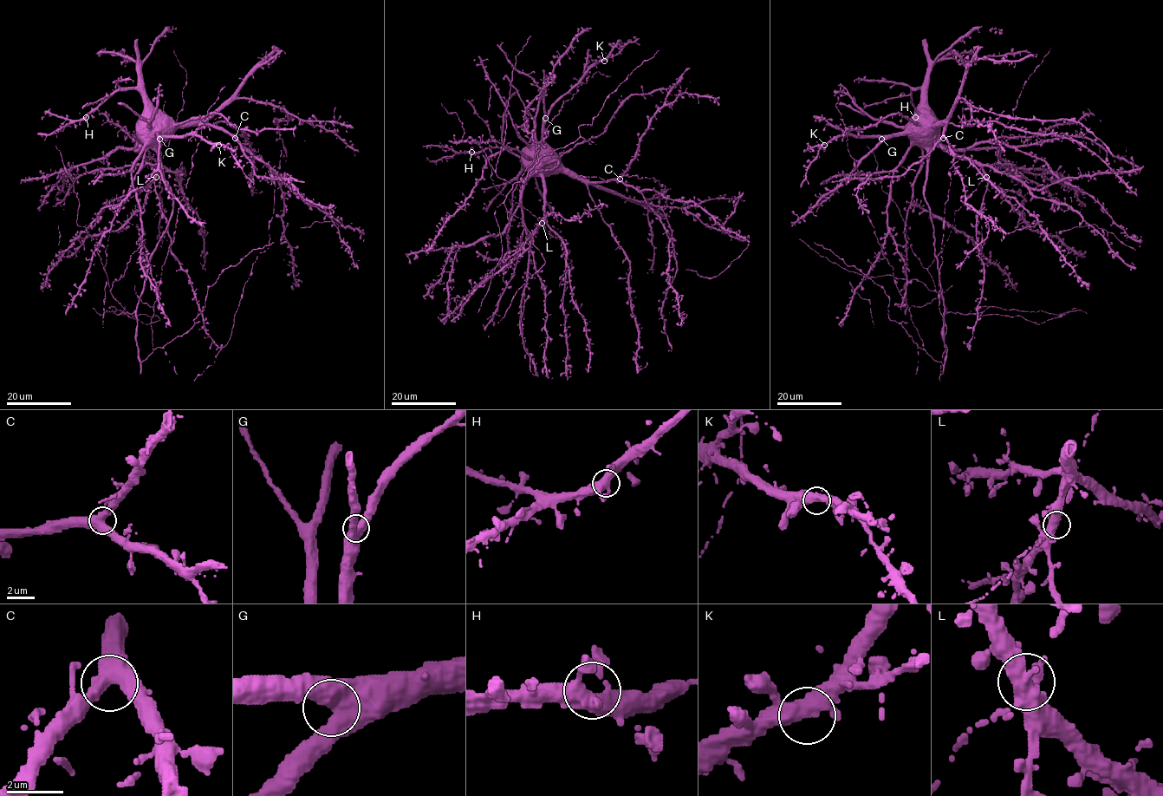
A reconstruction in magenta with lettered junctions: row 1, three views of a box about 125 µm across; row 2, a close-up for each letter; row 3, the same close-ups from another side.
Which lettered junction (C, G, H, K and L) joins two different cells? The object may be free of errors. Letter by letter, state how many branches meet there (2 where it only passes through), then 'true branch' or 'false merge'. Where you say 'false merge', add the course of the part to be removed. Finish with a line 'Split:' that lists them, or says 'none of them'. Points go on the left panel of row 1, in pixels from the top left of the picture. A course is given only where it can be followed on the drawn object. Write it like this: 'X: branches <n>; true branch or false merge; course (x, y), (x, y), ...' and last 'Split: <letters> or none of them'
C: branches 3; true branch
G: branches 3; true branch
H: branches 3; true branch
K: branches 4; true branch
L: branches 3; true branch
Split: none of them

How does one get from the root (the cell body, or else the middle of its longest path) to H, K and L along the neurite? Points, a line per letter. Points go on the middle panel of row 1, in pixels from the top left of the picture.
H: (549, 162), (528, 165), (529, 159), (499, 147), (471, 152)
K: (549, 162), (542, 163), (544, 119), (548, 110), (592, 67), (604, 60)
L: (549, 162), (542, 166), (542, 223)

